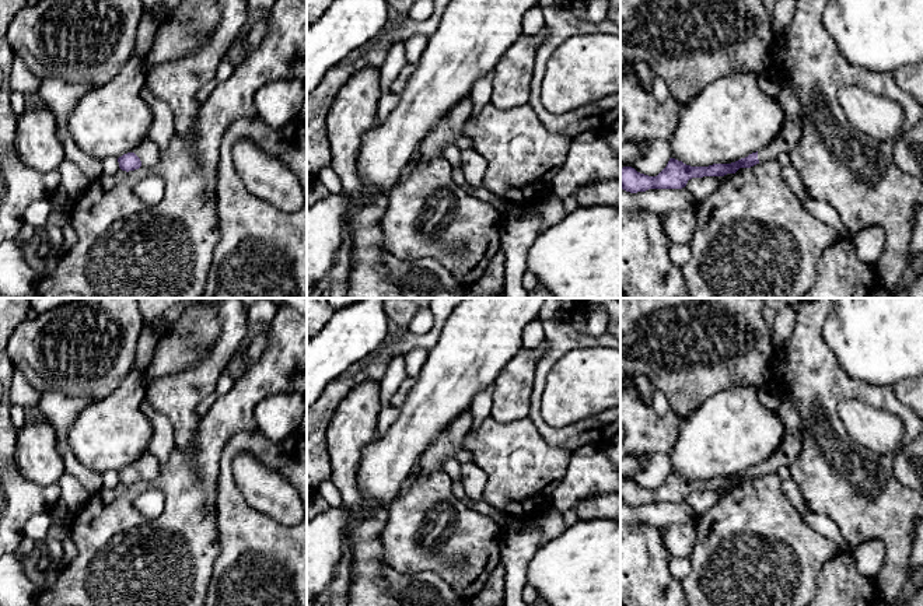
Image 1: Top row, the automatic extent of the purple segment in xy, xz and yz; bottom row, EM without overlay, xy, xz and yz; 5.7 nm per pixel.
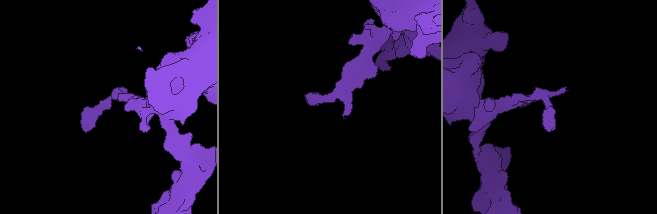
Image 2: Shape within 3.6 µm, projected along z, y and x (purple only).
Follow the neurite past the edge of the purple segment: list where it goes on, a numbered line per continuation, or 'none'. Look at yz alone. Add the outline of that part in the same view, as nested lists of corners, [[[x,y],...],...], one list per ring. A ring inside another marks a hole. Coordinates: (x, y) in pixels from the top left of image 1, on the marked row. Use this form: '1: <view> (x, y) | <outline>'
1: yz (786, 140) | [[[783,76],[777,95],[784,113],[780,133],[758,151],[759,162],[776,160],[780,153],[791,153],[803,134],[801,106],[797,92],[787,76]]]

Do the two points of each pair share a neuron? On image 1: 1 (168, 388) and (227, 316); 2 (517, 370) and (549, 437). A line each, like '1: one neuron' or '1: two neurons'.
1: one neuron
2: two neurons

